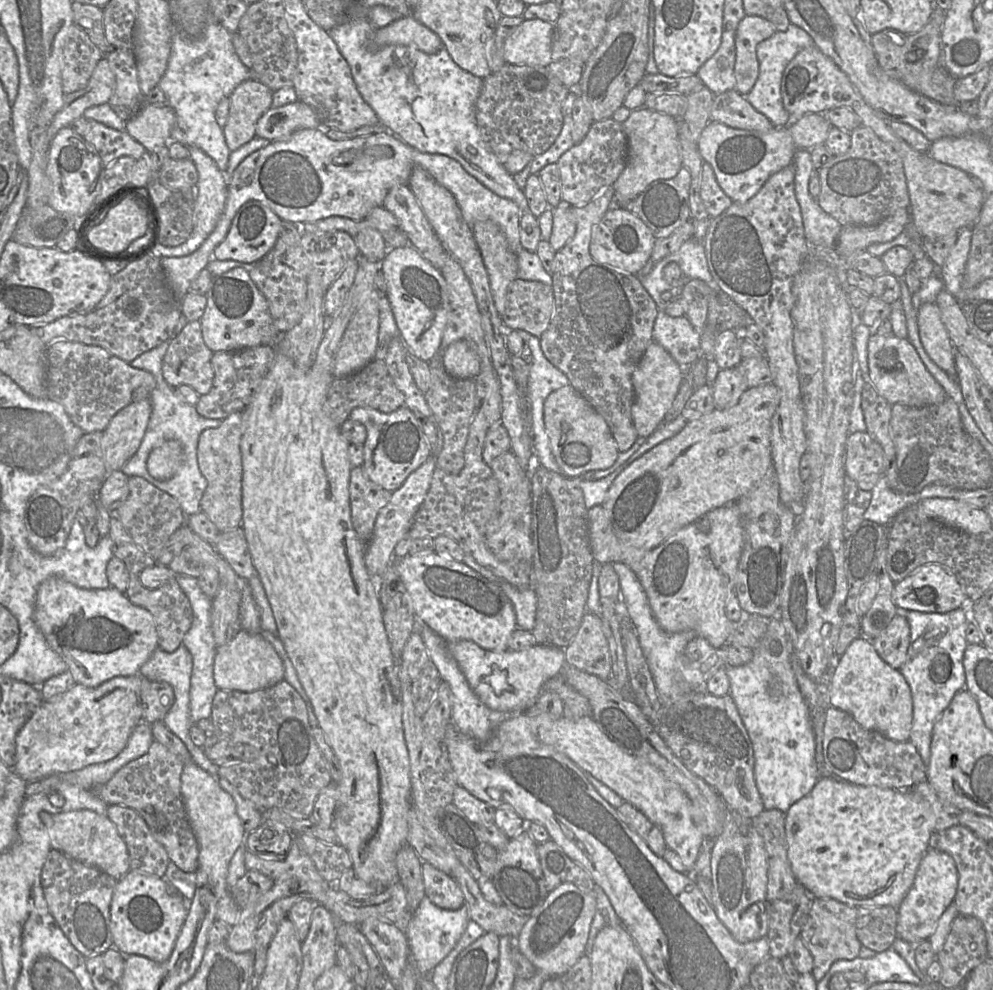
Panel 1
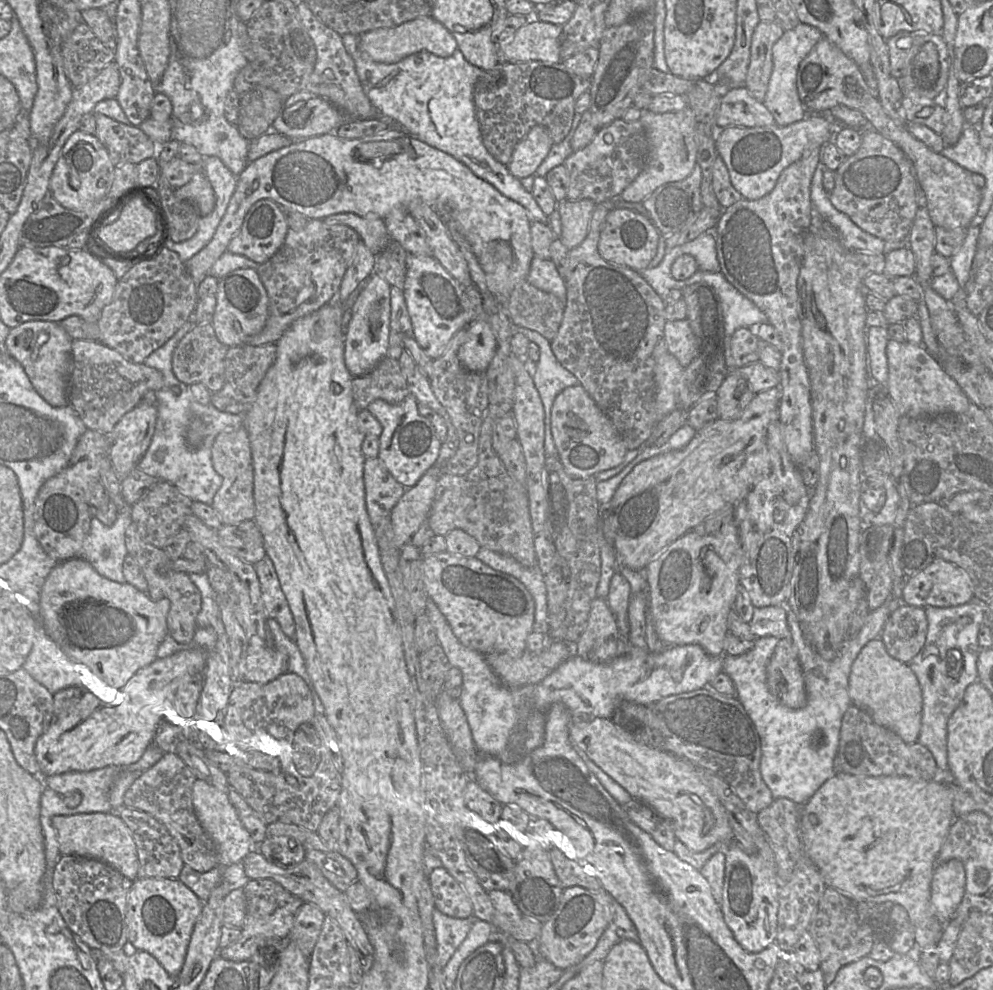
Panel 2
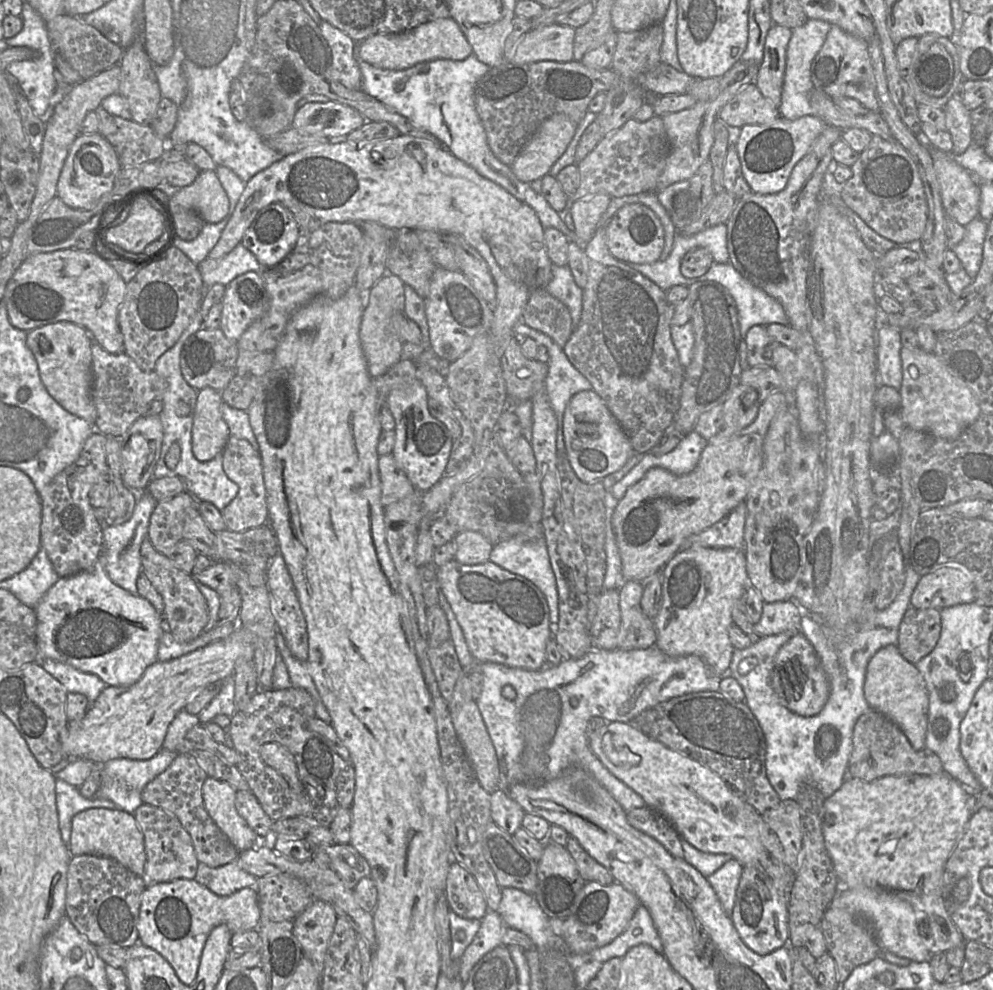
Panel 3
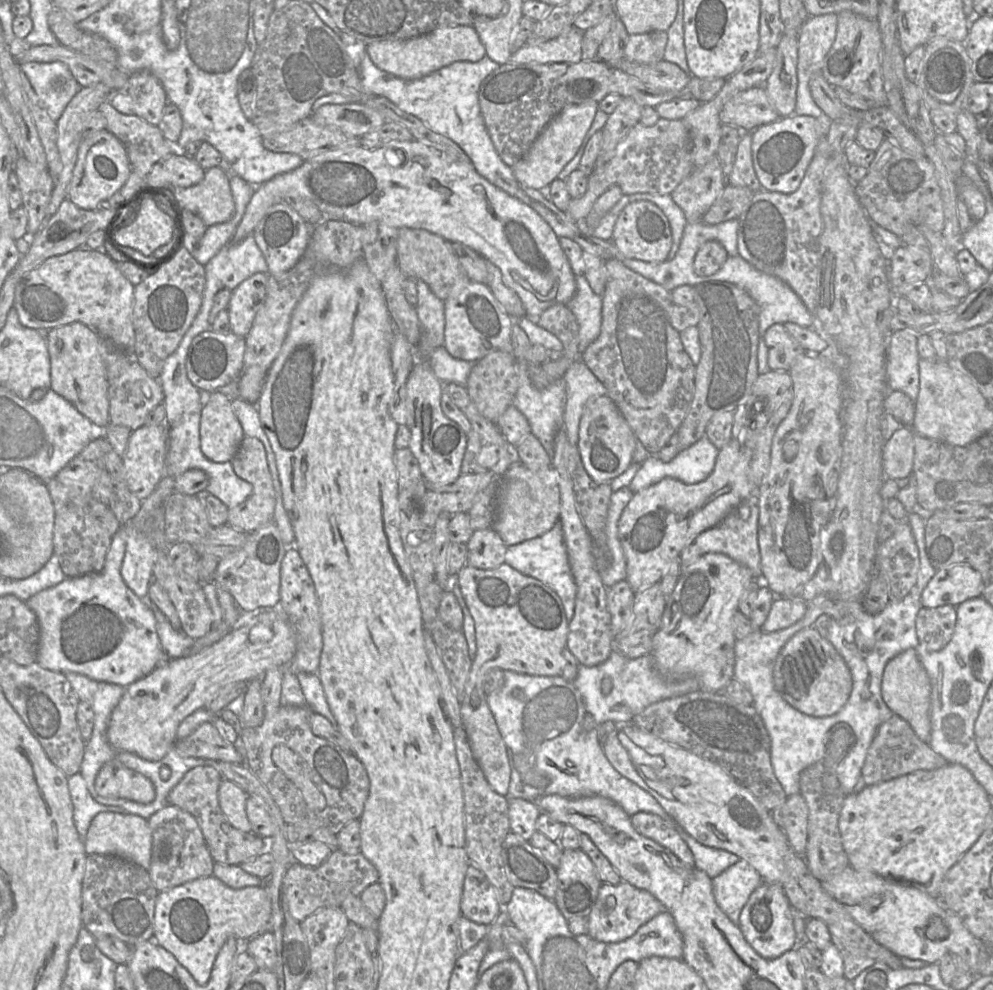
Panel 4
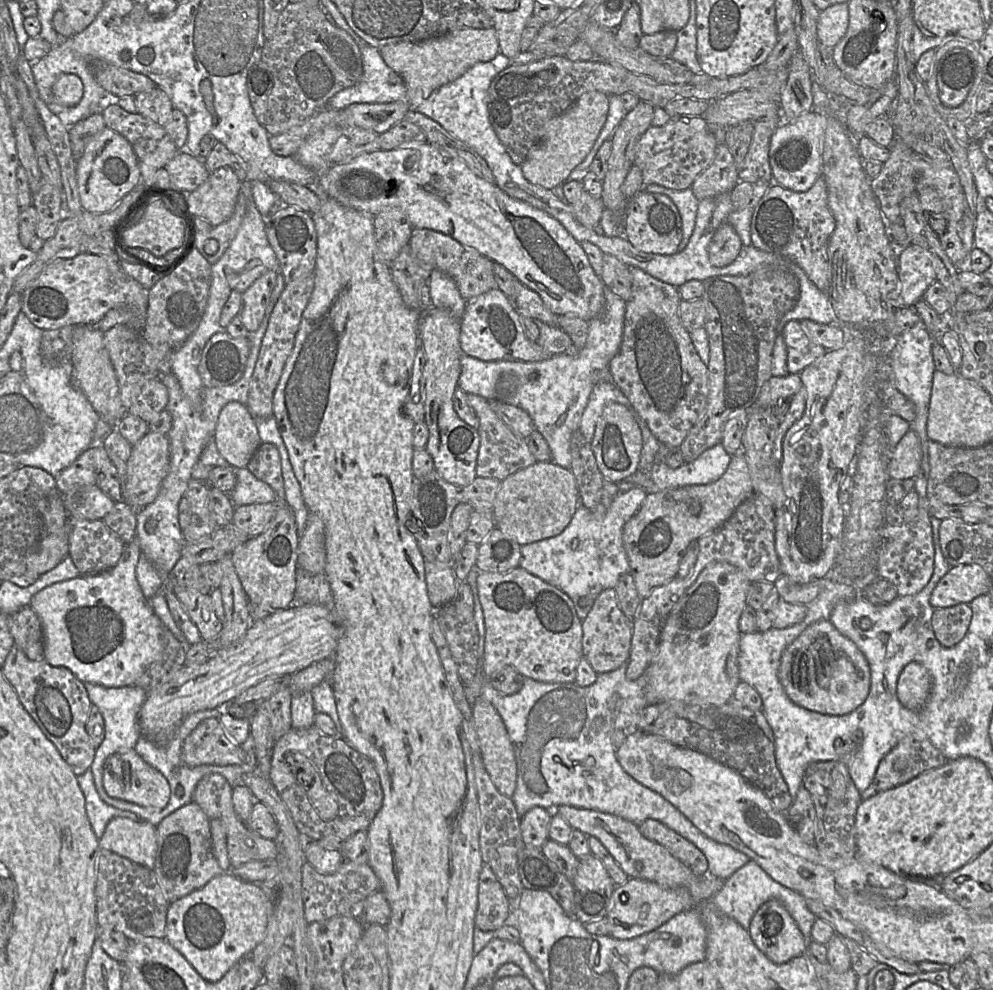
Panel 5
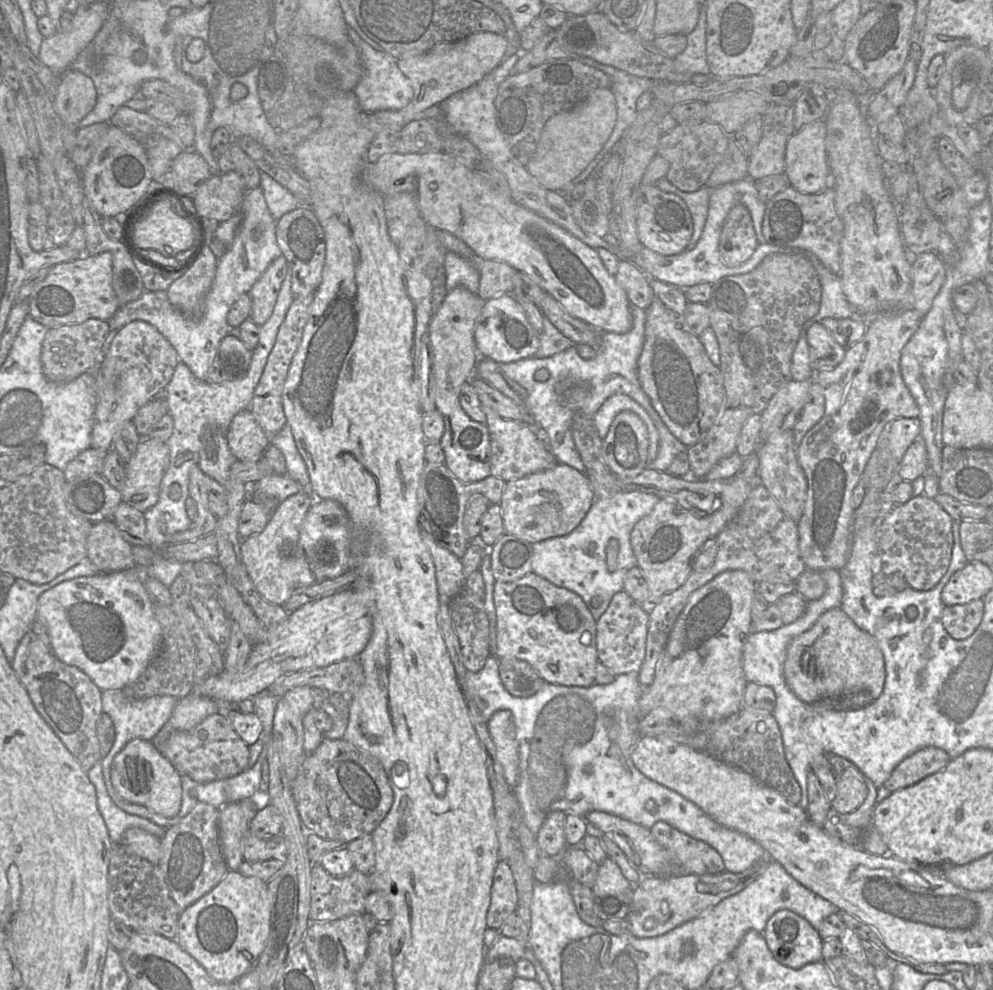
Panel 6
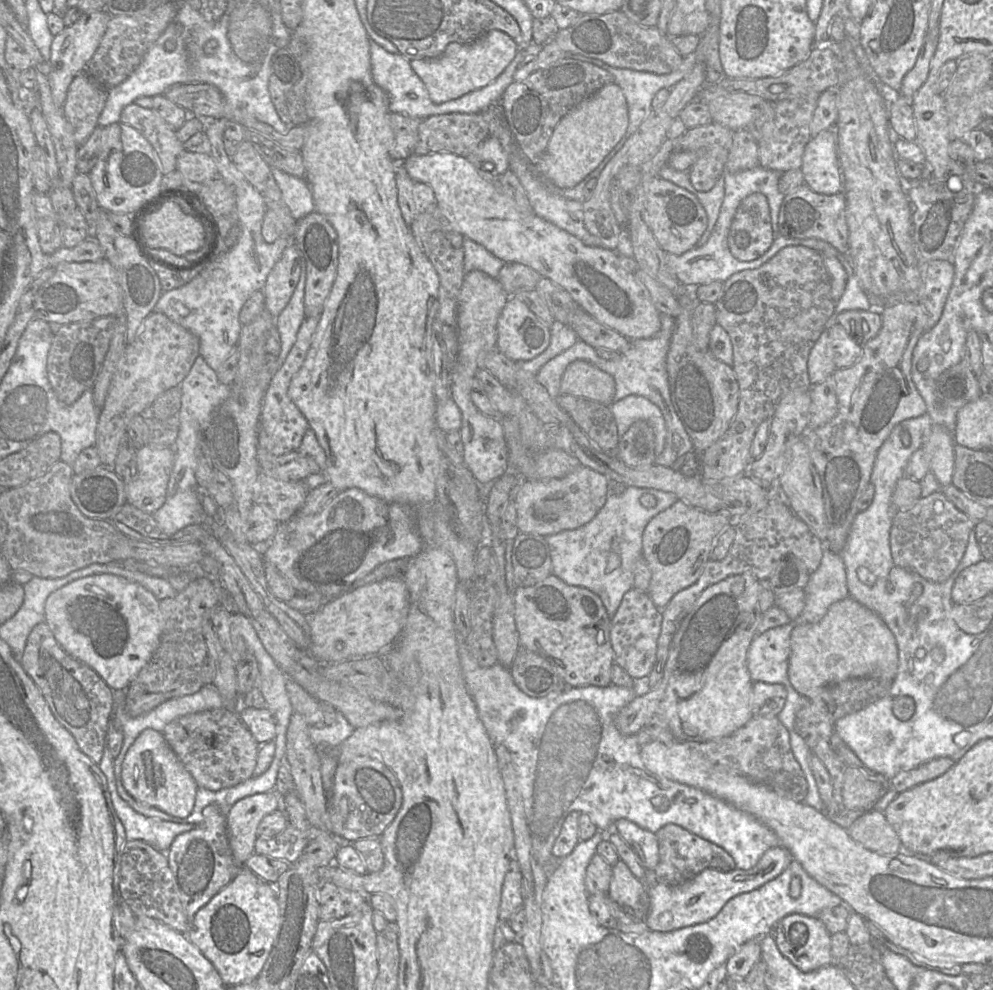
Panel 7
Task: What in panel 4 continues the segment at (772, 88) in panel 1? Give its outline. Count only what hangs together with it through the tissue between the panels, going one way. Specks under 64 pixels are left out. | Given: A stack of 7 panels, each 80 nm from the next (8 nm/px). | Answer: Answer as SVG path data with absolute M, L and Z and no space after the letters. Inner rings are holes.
M827 13L809 16L798 31L798 88L795 115L807 115L822 118L822 111L814 102L810 88L809 79L815 71L821 70L822 62L832 47L837 33L838 14Z

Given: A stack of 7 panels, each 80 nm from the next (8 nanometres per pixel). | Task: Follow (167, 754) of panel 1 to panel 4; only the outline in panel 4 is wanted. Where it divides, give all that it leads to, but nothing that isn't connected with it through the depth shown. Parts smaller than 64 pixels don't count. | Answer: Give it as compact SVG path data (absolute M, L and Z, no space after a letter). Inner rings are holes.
M195 767L189 770L181 779L181 781L171 789L168 794L168 805L182 809L190 813L196 819L203 833L209 853L215 863L239 866L243 862L265 853L268 847L267 843L270 840L264 840L254 832L242 832L231 826L227 817L221 810L218 800L218 791L222 780L223 778L220 773L212 767Z

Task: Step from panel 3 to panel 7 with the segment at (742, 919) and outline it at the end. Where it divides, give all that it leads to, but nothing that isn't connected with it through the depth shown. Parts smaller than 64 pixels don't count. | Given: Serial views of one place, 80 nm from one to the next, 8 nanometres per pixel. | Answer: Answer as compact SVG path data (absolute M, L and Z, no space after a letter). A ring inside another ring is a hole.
M789 914L776 923L772 936L781 954L803 972L833 965L832 935L817 917Z

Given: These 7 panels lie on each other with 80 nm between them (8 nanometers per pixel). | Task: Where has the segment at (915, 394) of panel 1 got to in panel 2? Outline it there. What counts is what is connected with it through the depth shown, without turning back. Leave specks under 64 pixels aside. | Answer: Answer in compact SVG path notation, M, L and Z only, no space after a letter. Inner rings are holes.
M890 339L887 348L888 380L885 384L891 403L899 414L909 417L964 413L971 401L943 365L922 345Z

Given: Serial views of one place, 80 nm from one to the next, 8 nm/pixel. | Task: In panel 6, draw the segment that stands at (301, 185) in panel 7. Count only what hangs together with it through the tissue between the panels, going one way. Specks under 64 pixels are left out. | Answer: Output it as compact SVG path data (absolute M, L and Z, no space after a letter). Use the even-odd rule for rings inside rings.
M263 172L261 173L259 188L261 188L268 210L275 220L298 207L304 206L285 187Z

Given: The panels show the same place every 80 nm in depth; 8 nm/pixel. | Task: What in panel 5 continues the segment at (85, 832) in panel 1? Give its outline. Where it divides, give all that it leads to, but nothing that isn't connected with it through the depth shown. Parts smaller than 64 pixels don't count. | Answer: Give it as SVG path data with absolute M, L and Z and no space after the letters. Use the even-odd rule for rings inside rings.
M115 817L108 822L103 835L99 838L99 846L153 869L157 854L156 836L156 827L148 821Z

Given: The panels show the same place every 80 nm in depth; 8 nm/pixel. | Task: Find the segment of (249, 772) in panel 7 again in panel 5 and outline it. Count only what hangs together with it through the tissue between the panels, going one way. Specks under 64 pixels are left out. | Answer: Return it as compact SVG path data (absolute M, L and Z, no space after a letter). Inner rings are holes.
M217 717L203 720L184 740L180 758L190 767L231 766L246 761L246 752L225 732Z

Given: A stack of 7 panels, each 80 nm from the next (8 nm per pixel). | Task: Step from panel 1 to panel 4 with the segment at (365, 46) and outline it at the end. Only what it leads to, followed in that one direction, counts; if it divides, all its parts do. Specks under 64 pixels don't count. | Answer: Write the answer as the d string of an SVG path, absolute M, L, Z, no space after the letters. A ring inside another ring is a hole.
M365 50L360 63L360 80L365 93L388 99L401 110L419 118L434 132L453 140L467 154L482 177L534 209L558 237L569 238L585 250L585 243L591 243L588 239L597 238L593 235L593 229L584 220L573 221L570 215L558 209L540 190L519 182L512 167L502 161L495 149L481 114L479 88L482 81L499 67L498 63L485 56L477 62L454 62L423 78L405 80L379 69Z

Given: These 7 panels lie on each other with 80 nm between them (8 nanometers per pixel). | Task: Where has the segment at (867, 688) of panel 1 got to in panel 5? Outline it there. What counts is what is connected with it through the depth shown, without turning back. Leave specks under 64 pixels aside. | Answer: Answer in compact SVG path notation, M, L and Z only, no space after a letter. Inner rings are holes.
M910 662L899 675L896 693L904 707L918 712L927 704L931 688L932 681L927 669L918 662Z

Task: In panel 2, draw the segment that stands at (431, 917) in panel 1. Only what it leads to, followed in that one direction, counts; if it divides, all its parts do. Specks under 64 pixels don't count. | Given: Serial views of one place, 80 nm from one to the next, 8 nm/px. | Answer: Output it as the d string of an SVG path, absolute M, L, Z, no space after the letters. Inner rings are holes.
M434 909L432 912L432 922L436 939L436 950L433 954L433 967L444 967L449 961L451 956L464 941L468 935L474 920L479 920L474 916L469 918L456 918L442 913L438 909Z

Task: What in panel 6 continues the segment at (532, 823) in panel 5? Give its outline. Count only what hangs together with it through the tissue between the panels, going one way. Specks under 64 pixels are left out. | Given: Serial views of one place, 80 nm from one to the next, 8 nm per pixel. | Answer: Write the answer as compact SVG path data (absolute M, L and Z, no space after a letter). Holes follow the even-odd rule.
M555 811L545 819L536 835L536 842L541 852L550 857L560 857L566 849L565 820L567 813Z

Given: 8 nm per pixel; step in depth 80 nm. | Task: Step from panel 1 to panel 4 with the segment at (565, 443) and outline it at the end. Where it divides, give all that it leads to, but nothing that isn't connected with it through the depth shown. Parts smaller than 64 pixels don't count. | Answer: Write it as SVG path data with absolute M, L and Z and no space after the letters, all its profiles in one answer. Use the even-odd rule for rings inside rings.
M608 396L591 397L582 413L578 441L582 463L589 476L598 484L610 483L633 463L637 439L625 417Z

